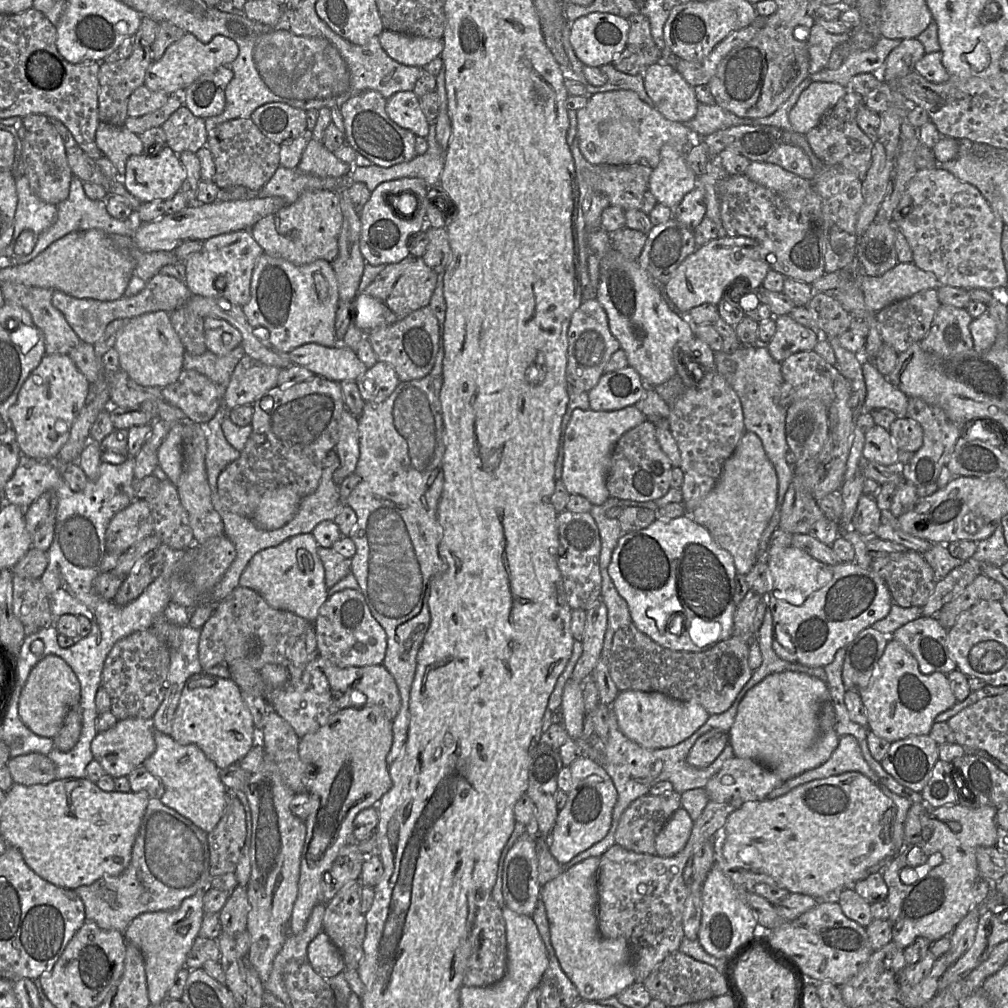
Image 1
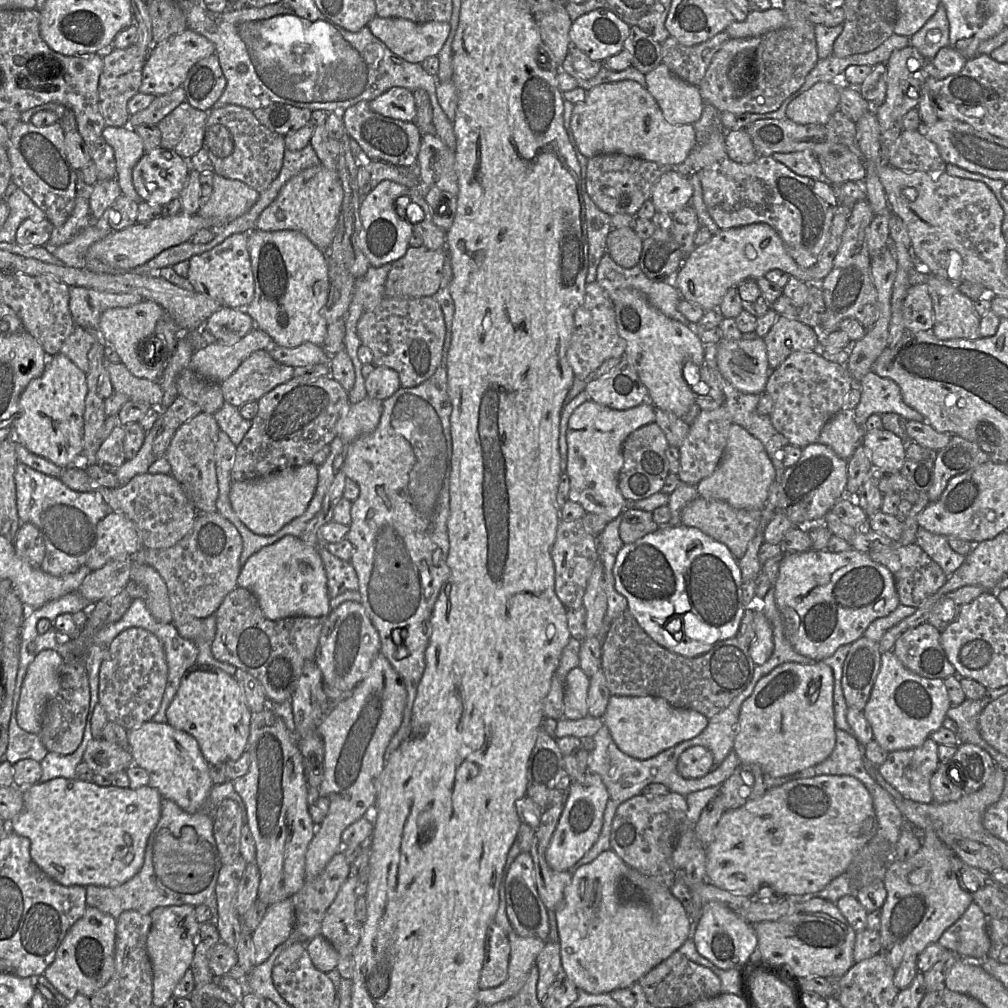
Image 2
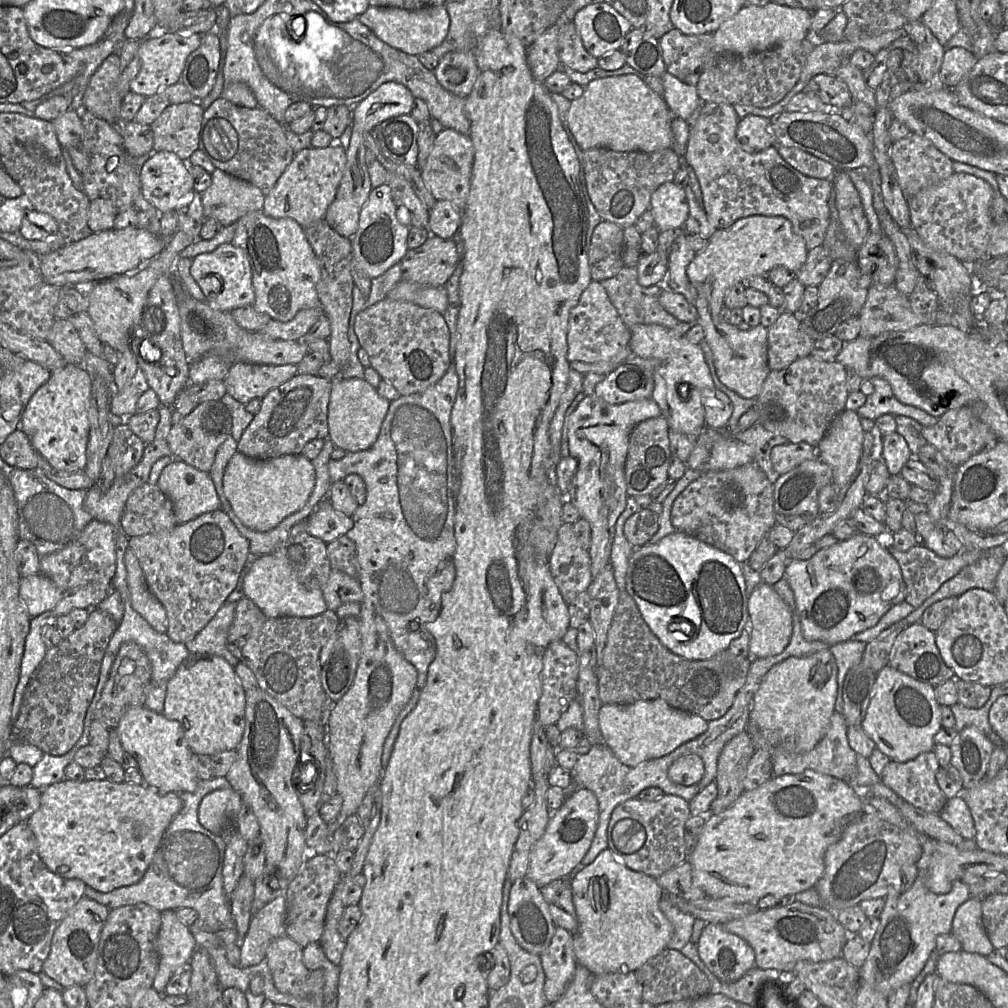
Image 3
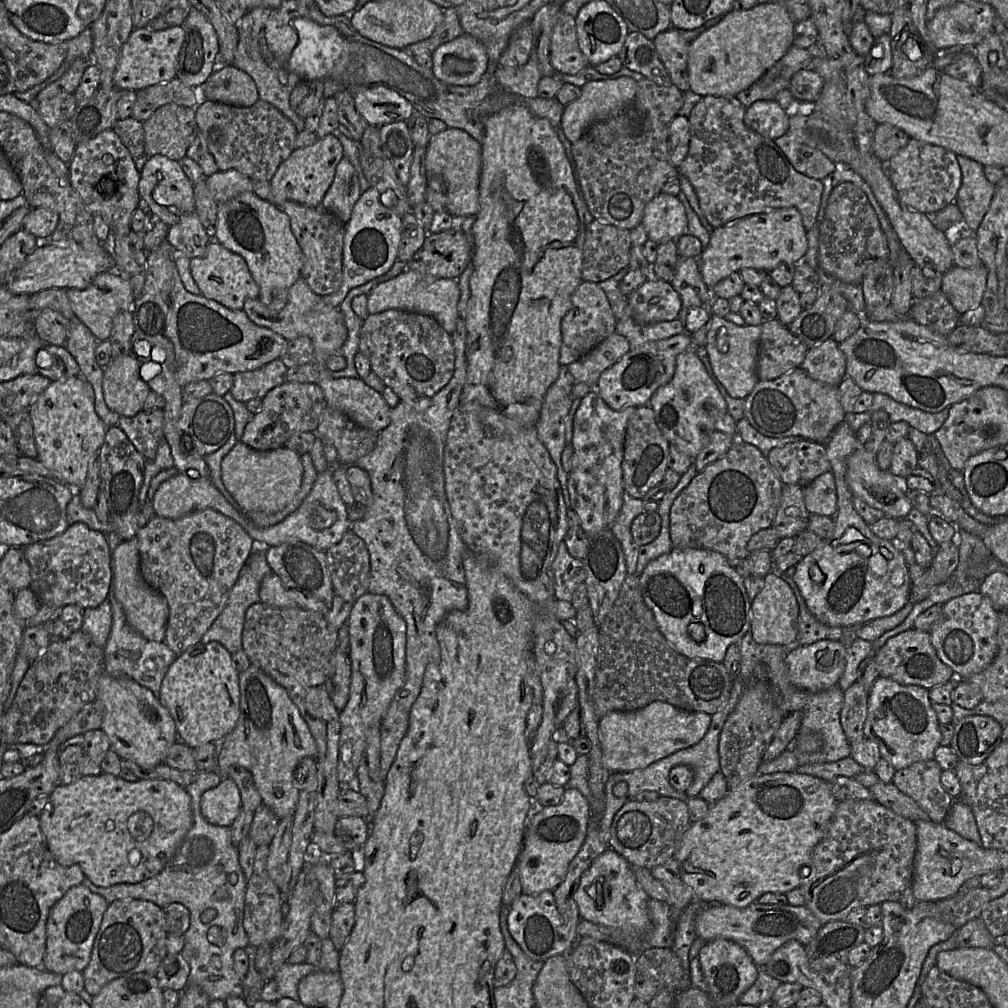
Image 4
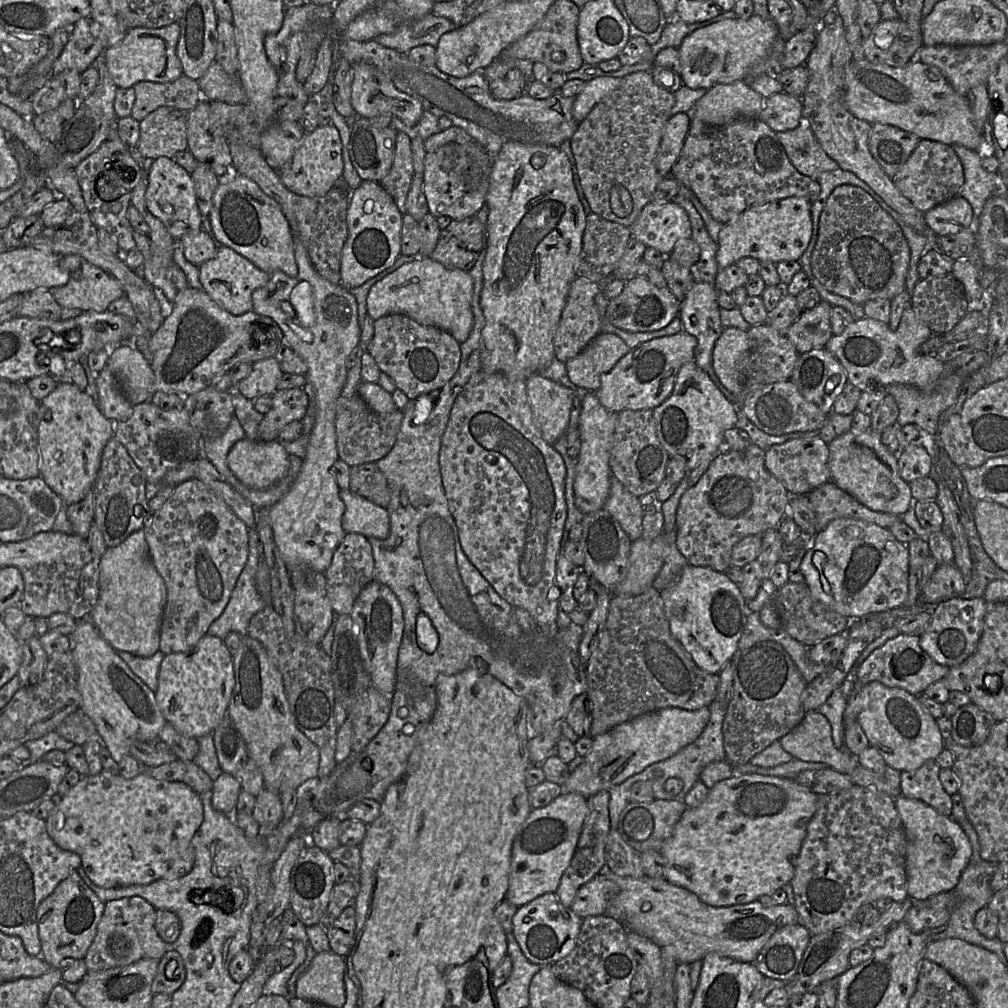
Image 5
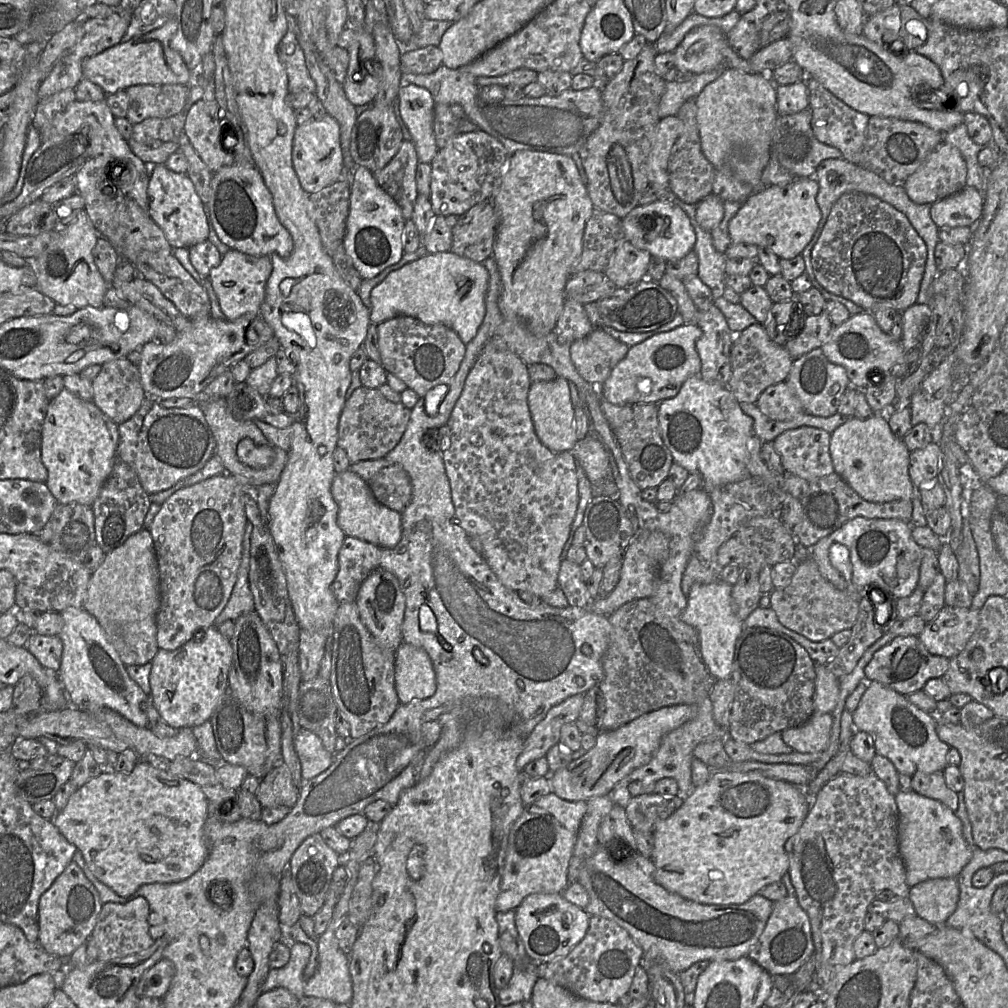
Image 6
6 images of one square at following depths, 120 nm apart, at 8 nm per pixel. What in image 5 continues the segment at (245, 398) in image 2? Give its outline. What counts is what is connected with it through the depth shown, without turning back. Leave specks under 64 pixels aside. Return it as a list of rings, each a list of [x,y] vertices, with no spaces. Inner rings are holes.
[[[275,357],[260,360],[252,364],[251,373],[236,385],[235,391],[249,400],[272,396],[282,375]]]

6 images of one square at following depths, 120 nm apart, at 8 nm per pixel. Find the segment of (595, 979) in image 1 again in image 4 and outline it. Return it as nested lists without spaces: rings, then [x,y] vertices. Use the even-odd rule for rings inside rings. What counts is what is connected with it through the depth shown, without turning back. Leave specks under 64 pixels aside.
[[[610,847],[582,874],[574,899],[581,919],[626,930],[631,937],[642,938],[651,925],[649,900],[653,898],[638,884],[628,861]]]

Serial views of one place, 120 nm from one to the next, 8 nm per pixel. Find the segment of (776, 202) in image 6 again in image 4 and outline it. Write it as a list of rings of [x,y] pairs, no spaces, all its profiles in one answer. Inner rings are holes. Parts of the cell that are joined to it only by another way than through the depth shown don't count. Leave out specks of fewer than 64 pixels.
[[[794,207],[775,208],[748,215],[728,226],[715,228],[708,246],[698,257],[698,262],[703,281],[712,289],[731,273],[744,268],[770,272],[781,264],[798,264],[803,260],[807,248],[807,231],[799,210]]]

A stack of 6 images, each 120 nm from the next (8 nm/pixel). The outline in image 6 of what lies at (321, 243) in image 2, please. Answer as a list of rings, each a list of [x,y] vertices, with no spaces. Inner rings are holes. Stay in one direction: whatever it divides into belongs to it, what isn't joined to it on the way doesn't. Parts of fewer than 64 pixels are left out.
[[[329,114],[321,119],[298,125],[292,147],[294,170],[303,190],[312,194],[337,182],[344,175],[343,157],[338,122]]]

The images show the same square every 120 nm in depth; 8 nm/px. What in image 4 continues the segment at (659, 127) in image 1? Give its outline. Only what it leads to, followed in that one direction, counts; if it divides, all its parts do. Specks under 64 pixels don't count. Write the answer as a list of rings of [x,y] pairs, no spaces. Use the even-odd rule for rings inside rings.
[[[628,76],[615,79],[592,80],[581,87],[580,96],[564,107],[560,129],[574,143],[595,122],[612,117],[631,105],[637,90],[637,81]]]

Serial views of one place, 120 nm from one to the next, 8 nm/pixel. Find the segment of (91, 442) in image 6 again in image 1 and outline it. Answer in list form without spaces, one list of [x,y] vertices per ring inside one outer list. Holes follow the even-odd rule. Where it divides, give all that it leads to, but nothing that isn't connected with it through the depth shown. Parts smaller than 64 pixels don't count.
[[[45,354],[40,364],[23,383],[16,402],[9,408],[8,416],[16,433],[21,453],[36,460],[54,460],[70,436],[72,425],[86,404],[90,383],[68,354]]]

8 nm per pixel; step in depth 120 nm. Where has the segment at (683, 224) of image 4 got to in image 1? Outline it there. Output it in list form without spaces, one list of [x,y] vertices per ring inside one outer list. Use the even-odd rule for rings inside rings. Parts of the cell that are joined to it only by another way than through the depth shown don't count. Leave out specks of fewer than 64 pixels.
[[[665,144],[660,161],[650,175],[649,190],[658,203],[674,209],[698,185],[698,177],[687,166],[685,152]]]

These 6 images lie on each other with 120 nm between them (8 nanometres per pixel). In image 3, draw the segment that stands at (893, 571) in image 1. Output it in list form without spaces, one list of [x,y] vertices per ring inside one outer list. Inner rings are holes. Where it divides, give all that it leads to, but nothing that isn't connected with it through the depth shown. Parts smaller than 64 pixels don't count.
[[[915,545],[908,551],[902,552],[890,546],[889,553],[897,560],[901,568],[902,577],[906,587],[905,602],[918,608],[927,598],[934,594],[940,586],[958,574],[964,567],[978,561],[986,550],[963,549],[956,555],[943,558],[923,545]]]

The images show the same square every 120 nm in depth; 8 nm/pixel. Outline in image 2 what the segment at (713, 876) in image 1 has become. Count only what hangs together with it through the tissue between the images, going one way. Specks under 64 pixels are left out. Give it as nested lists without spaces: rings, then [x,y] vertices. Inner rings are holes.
[[[716,902],[706,903],[702,907],[702,914],[697,925],[694,943],[701,956],[711,961],[721,969],[745,970],[750,967],[756,957],[752,957],[757,951],[758,938],[754,926],[734,910]]]

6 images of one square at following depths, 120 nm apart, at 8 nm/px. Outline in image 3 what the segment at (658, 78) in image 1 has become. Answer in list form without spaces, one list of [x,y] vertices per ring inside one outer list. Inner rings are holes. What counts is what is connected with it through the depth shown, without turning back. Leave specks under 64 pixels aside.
[[[667,71],[661,75],[661,81],[664,88],[663,99],[673,117],[689,119],[701,103],[696,86],[680,81]]]

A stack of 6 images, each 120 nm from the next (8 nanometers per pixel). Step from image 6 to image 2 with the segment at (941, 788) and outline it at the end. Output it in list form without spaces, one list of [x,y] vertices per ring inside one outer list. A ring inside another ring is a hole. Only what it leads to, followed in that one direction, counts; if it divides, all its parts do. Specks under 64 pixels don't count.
[[[927,738],[917,748],[888,753],[878,771],[904,799],[930,804],[933,803],[930,780],[939,763],[938,745]]]

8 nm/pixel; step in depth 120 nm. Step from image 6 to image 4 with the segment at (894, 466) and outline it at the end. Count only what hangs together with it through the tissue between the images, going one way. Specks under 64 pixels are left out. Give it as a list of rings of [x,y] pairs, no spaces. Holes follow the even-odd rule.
[[[860,445],[847,459],[846,482],[854,497],[865,501],[869,506],[881,510],[885,516],[902,519],[906,518],[913,509],[910,500],[898,487],[896,476],[889,470],[881,470],[876,464],[876,455],[865,450]]]

